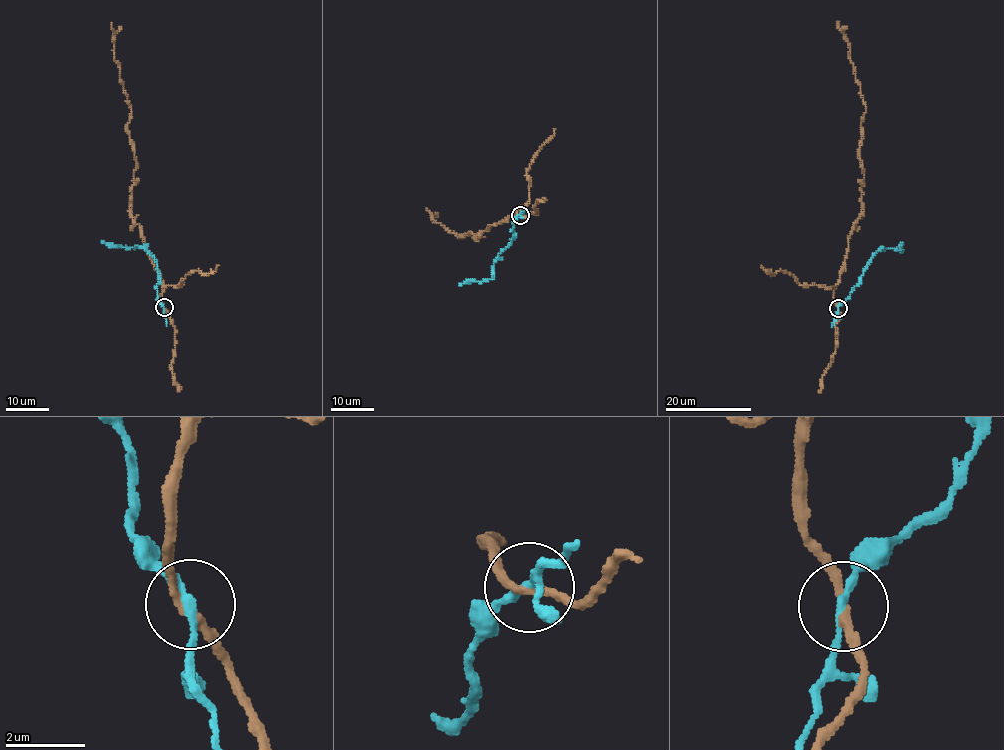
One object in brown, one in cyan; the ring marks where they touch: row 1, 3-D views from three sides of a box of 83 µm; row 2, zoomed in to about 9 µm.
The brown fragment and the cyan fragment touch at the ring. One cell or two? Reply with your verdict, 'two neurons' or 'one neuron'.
two neurons

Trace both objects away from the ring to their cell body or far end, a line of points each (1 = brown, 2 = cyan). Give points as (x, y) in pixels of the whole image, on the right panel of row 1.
1: (838, 308), (833, 289), (862, 212), (864, 172), (859, 147), (866, 107), (838, 21)
2: (837, 308), (859, 282), (878, 250), (902, 249), (898, 249), (902, 242)

